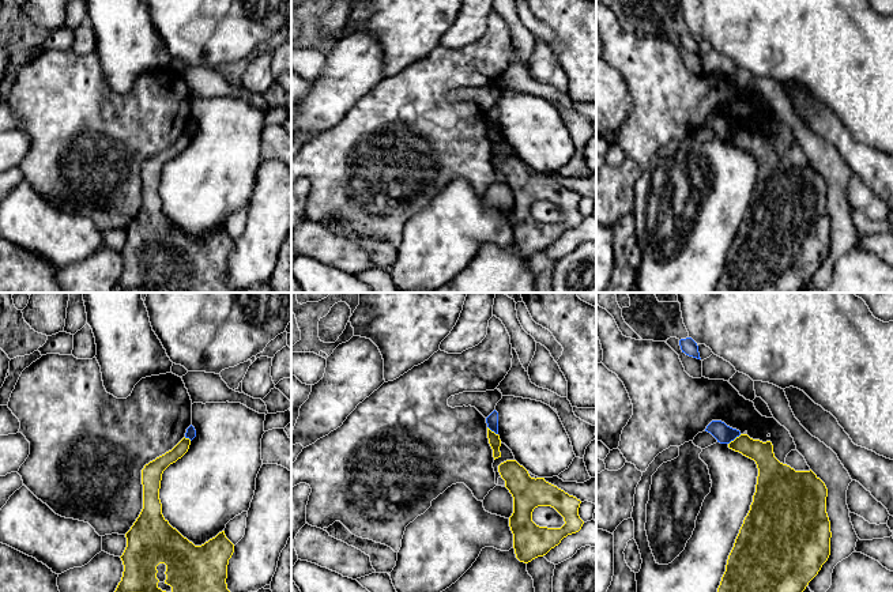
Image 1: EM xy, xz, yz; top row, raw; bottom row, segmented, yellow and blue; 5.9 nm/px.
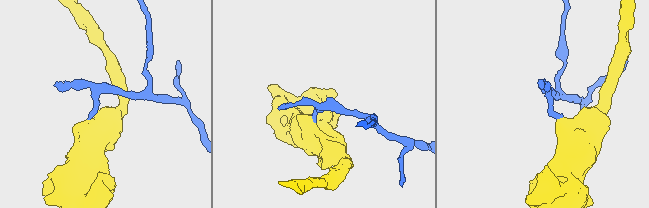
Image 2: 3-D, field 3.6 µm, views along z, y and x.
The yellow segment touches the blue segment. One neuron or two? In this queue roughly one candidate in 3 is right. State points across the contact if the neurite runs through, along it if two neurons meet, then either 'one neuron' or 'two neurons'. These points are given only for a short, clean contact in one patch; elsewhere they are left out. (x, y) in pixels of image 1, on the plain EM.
along yz (741, 129), (728, 139) | two neurons

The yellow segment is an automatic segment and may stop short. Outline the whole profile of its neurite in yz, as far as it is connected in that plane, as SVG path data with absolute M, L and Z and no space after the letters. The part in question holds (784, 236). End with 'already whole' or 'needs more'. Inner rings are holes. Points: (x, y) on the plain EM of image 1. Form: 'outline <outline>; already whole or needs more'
outline M741 129L728 143L756 157L756 188L728 250L716 293L799 293L830 250L828 184L810 166L795 166L780 158L770 136Z; already whole

